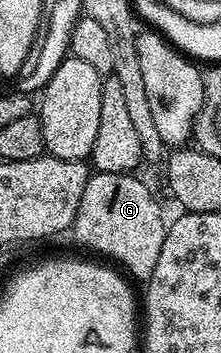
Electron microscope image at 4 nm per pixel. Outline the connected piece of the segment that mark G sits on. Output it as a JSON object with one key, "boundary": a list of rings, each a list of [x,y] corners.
{"boundary":[[[92,172],[81,195],[81,207],[77,207],[73,234],[85,248],[103,257],[112,257],[116,266],[124,265],[119,267],[132,278],[135,276],[139,283],[146,283],[153,275],[153,267],[157,267],[168,222],[163,221],[163,213],[150,187],[137,178],[135,173]]]}

